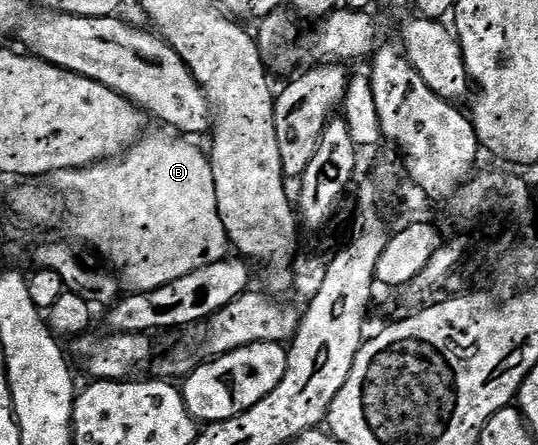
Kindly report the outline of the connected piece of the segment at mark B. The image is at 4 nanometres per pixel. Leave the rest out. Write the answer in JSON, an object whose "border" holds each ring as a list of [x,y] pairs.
{"border":[[[163,132],[144,135],[118,158],[108,158],[87,168],[66,168],[53,176],[54,187],[60,193],[75,195],[75,205],[71,208],[74,239],[100,248],[111,259],[112,269],[123,268],[121,280],[131,292],[157,290],[177,278],[185,278],[185,274],[193,274],[201,266],[221,262],[229,256],[227,231],[217,208],[217,186],[208,153],[190,144],[187,141],[190,139]]]}

